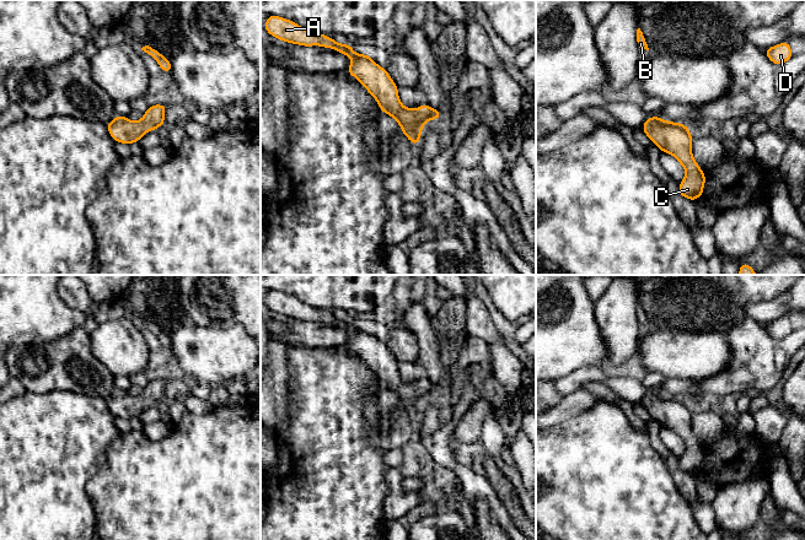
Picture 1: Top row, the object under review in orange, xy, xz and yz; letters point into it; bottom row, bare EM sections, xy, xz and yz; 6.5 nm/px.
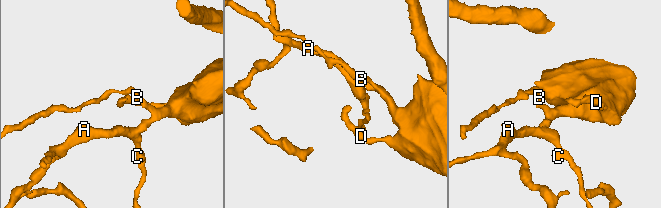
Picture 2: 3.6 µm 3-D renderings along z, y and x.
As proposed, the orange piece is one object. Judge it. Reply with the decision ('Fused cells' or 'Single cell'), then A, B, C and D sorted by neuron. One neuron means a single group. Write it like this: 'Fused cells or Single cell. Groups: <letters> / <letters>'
Single cell. Groups: A B C D

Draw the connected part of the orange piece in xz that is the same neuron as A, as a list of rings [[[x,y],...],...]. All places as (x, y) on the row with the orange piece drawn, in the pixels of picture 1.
[[[270,15],[267,18],[264,29],[272,37],[286,43],[331,48],[345,56],[350,56],[351,63],[347,72],[366,88],[377,102],[381,112],[388,114],[399,124],[402,133],[414,146],[420,141],[424,124],[442,115],[438,109],[428,104],[422,104],[417,109],[404,107],[398,97],[398,87],[387,70],[375,63],[367,54],[355,53],[349,44],[340,44],[326,34],[311,32],[293,20],[277,15]]]

